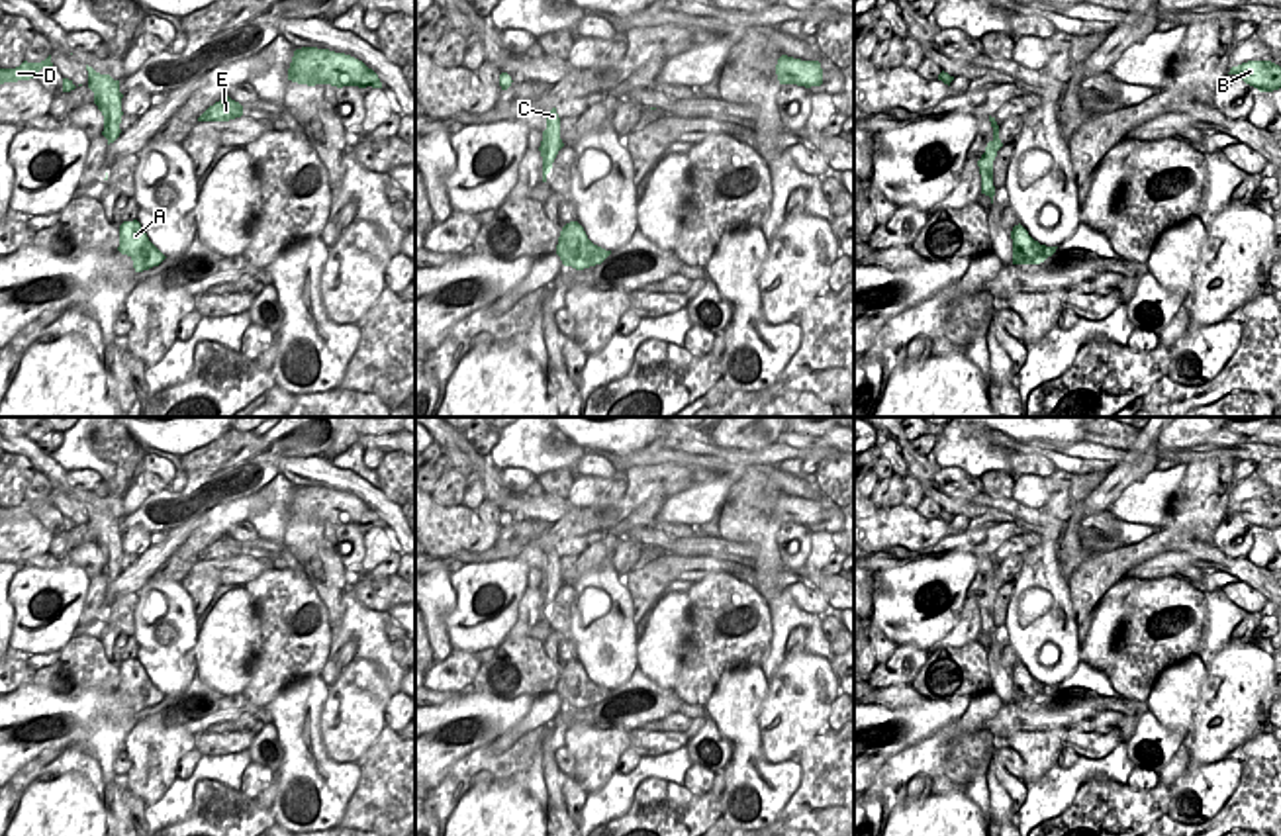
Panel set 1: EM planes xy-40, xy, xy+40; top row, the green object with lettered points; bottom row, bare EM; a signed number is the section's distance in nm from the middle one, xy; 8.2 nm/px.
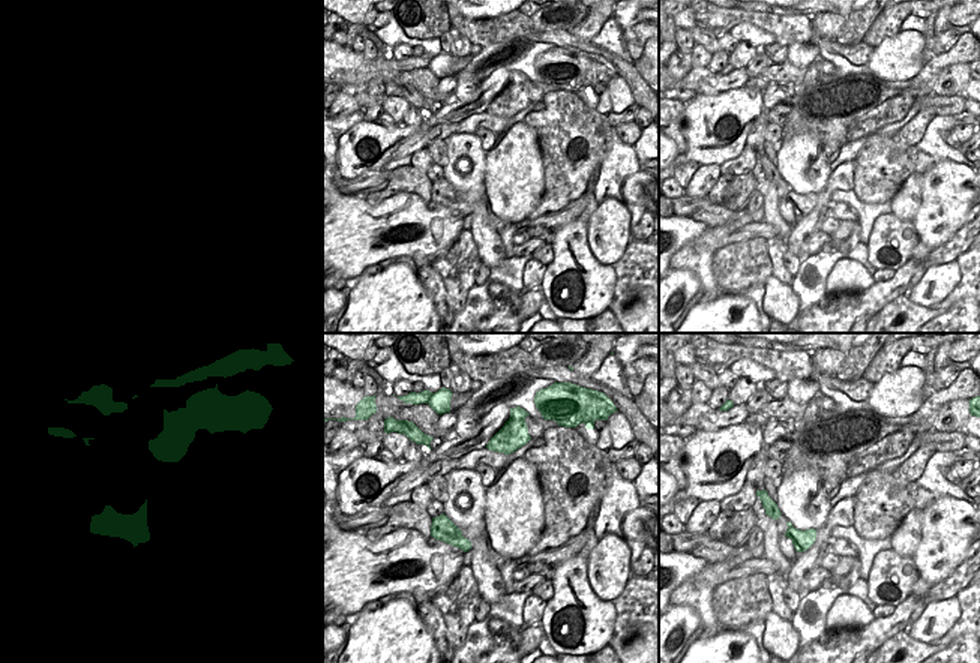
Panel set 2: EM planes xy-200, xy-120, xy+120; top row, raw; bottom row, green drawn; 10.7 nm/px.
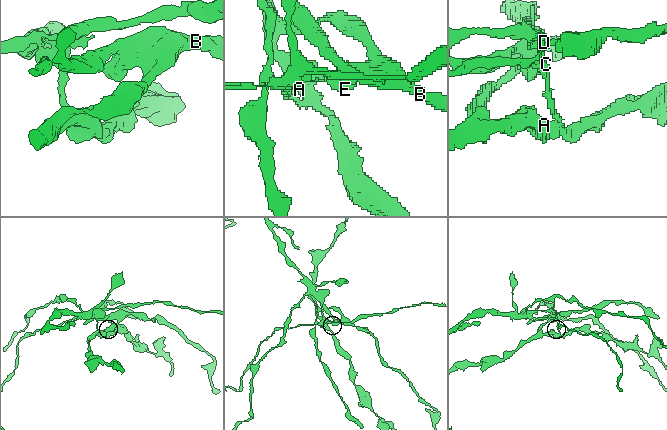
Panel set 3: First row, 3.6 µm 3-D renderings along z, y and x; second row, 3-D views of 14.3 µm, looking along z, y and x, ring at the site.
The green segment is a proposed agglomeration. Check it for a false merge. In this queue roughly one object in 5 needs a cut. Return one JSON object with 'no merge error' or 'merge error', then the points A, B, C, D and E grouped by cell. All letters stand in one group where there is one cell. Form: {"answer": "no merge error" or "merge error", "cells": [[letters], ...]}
{"answer": "merge error", "cells": [["A"], ["B", "C", "D", "E"]]}

